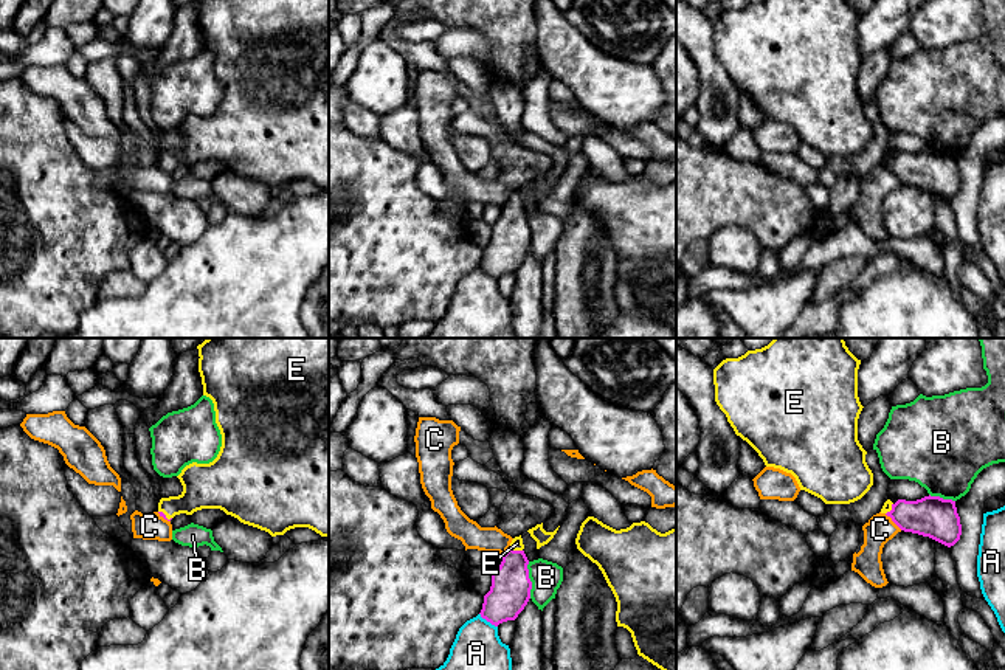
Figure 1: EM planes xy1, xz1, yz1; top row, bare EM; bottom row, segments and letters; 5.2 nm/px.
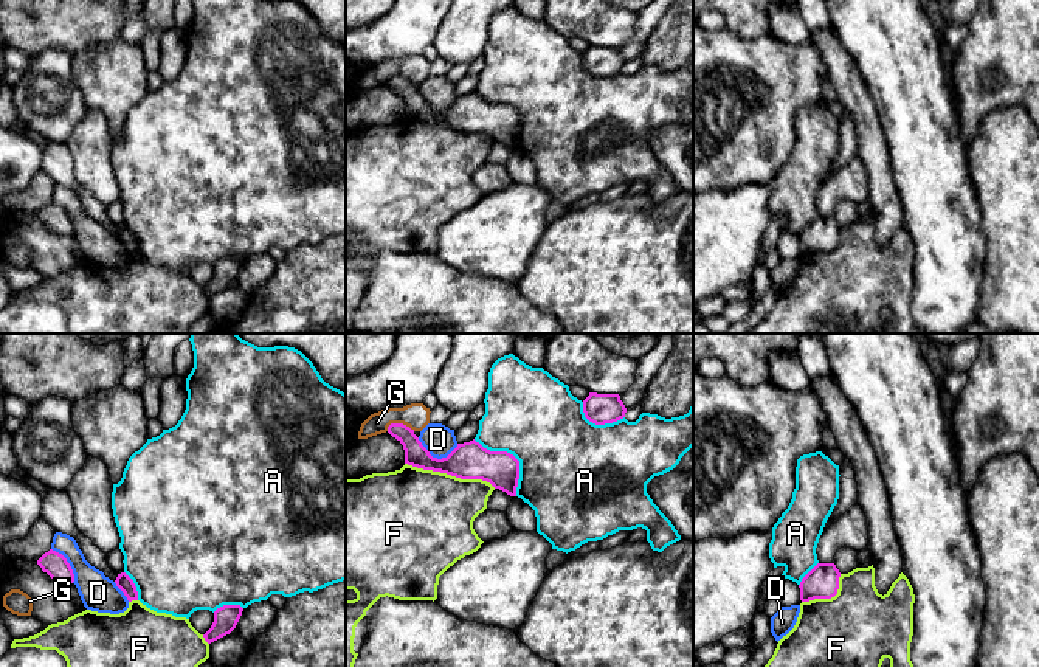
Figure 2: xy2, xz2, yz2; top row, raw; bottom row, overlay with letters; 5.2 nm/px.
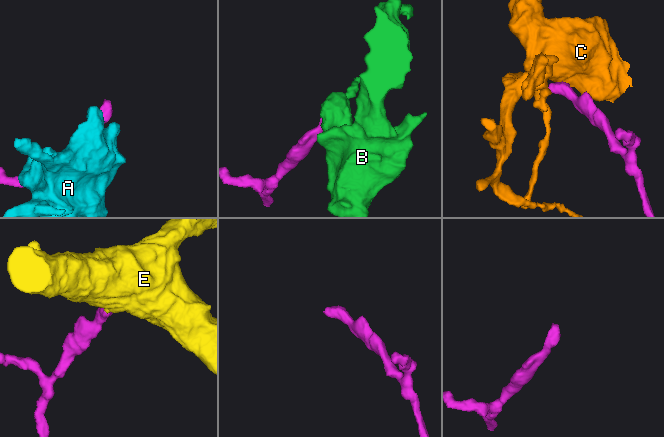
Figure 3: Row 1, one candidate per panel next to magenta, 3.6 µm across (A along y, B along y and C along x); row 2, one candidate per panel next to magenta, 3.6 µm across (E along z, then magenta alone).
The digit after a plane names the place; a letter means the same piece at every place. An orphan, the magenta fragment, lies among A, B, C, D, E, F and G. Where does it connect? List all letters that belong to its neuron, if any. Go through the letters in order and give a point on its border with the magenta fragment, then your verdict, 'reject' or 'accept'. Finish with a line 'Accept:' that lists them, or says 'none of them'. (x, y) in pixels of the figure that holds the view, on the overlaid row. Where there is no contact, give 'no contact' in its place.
A: contact xz2 (514, 456); reject
B: contact xz1 (529, 580); reject
C: contact yz1 (894, 521); reject
D: contact xz2 (436, 458); reject
E: contact xz1 (515, 551); accept
F: contact xz2 (450, 473); reject
G: contact xz2 (400, 424); reject
Accept: E

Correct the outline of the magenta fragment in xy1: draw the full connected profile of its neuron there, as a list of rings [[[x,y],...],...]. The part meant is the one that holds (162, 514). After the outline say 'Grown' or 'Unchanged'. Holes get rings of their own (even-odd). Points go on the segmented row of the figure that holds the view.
[[[206,338],[197,349],[203,395],[214,403],[222,447],[212,462],[181,470],[183,492],[160,499],[160,516],[171,521],[180,513],[220,509],[271,537],[295,527],[329,537],[329,338]]]. Grown

